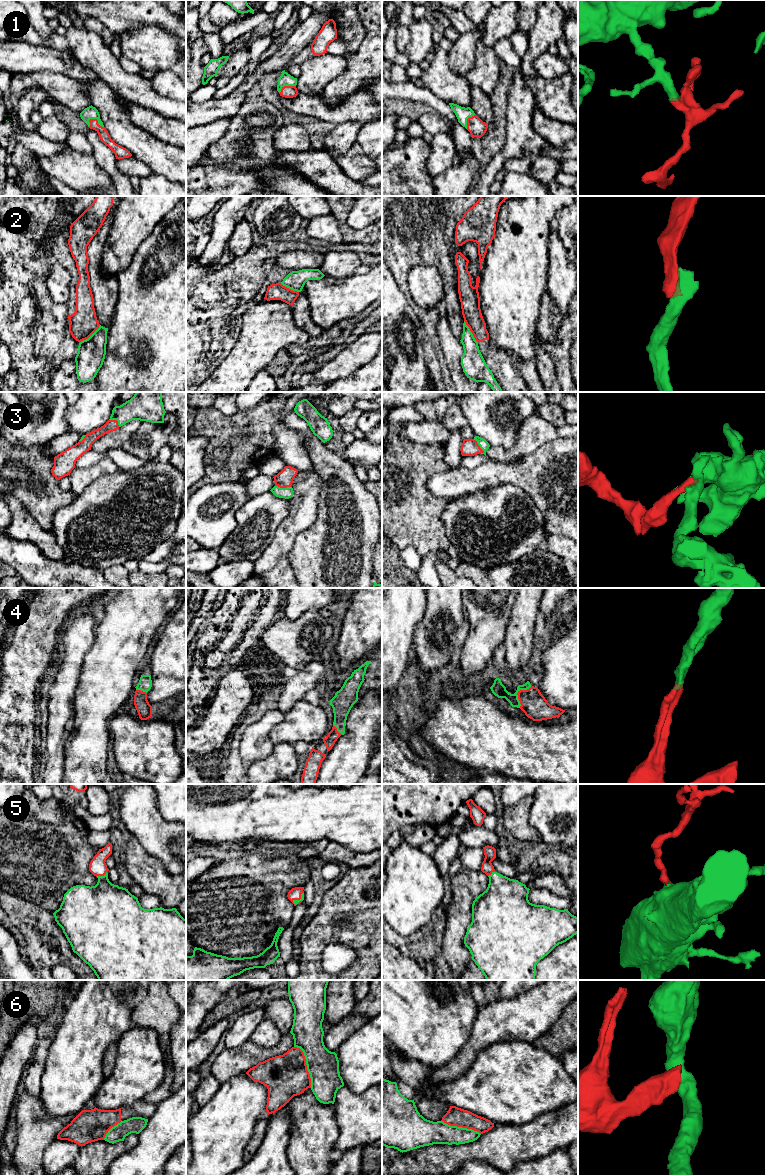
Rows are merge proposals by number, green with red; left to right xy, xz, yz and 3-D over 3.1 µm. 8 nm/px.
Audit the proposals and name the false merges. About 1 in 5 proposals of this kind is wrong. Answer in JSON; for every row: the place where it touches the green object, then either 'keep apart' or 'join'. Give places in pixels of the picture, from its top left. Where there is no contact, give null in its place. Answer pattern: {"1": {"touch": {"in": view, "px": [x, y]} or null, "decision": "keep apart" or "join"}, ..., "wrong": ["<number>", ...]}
{"1": {"touch": {"in": "xy", "px": [97, 119]}, "decision": "join"}, "2": {"touch": {"in": "xy", "px": [90, 336]}, "decision": "keep apart"}, "3": {"touch": {"in": "yz", "px": [479, 445]}, "decision": "join"}, "4": {"touch": {"in": "yz", "px": [517, 692]}, "decision": "join"}, "5": {"touch": {"in": "yz", "px": [494, 872]}, "decision": "join"}, "6": {"touch": {"in": "xz", "px": [306, 1064]}, "decision": "keep apart"}, "wrong": ["2", "6"]}

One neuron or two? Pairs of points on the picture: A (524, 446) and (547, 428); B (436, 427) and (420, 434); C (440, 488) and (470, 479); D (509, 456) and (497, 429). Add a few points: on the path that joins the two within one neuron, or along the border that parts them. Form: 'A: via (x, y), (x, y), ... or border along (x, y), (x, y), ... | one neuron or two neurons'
A: via (530, 440), (541, 431) | one neuron
B: via (432, 431), (424, 432) | one neuron
C: via (447, 484), (463, 480) | one neuron
D: border along (517, 428), (515, 442), (509, 448), (490, 446) | two neurons

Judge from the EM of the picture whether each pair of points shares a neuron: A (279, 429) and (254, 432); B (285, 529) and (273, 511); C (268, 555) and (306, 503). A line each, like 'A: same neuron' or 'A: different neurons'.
A: different neurons
B: different neurons
C: same neuron

